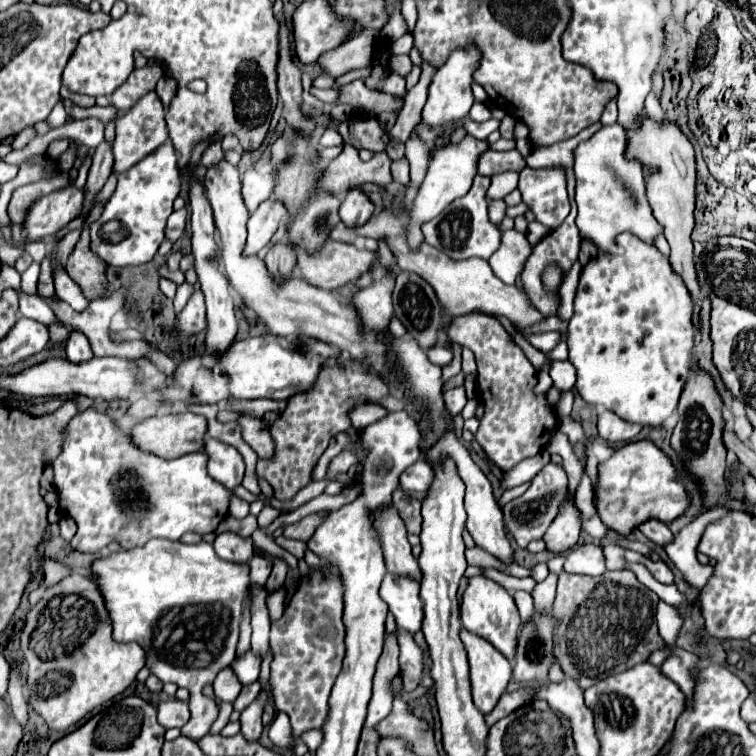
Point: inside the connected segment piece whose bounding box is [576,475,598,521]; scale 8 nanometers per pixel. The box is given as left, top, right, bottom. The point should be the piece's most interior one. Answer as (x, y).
(584, 499)

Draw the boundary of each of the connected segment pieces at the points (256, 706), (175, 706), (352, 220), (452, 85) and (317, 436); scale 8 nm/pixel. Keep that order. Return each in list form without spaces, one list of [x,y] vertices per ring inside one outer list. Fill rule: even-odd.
[[[266,693],[258,695],[258,699],[256,699],[252,705],[248,705],[248,707],[242,711],[242,715],[240,715],[242,735],[244,735],[246,741],[258,741],[260,735],[262,735],[264,725],[262,725],[262,719],[260,719],[260,717],[262,717],[262,709],[264,709],[266,699],[268,699]]]
[[[160,701],[156,703],[156,709],[158,709],[158,723],[166,729],[182,727],[190,717],[188,703],[182,701]]]
[[[352,187],[344,201],[342,201],[342,207],[340,207],[340,217],[342,221],[348,225],[348,227],[356,227],[356,225],[362,225],[364,221],[368,221],[368,217],[372,215],[372,211],[376,211],[376,207],[372,205],[372,201],[368,199],[368,195],[358,189],[358,187]]]
[[[456,49],[456,53],[452,53],[452,57],[448,57],[448,61],[436,71],[432,83],[430,83],[430,93],[428,93],[428,101],[422,109],[422,123],[428,127],[442,127],[454,121],[460,121],[464,117],[468,117],[470,107],[474,103],[474,95],[472,95],[472,69],[476,69],[480,59],[480,53],[476,53],[476,49]]]
[[[352,359],[342,361],[334,367],[324,367],[316,381],[316,389],[290,397],[286,411],[270,427],[272,439],[276,441],[276,461],[258,461],[258,477],[270,483],[276,499],[292,499],[304,485],[312,481],[312,469],[318,463],[320,455],[326,451],[332,433],[342,433],[352,427],[350,411],[362,403],[378,401],[388,395],[388,385]]]

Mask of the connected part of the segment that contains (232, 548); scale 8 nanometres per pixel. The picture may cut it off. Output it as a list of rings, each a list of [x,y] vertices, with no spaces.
[[[226,531],[216,535],[214,549],[216,549],[216,555],[224,561],[228,559],[228,561],[244,563],[252,559],[252,537],[240,537],[238,533]]]

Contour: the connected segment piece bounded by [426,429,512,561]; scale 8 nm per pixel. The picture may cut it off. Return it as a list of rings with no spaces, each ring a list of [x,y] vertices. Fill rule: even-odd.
[[[448,429],[448,433],[444,431],[442,437],[436,441],[436,445],[428,447],[426,449],[428,453],[428,459],[438,463],[442,461],[444,457],[452,459],[456,463],[456,469],[458,469],[458,475],[460,479],[464,481],[466,485],[466,497],[464,497],[464,503],[466,503],[466,513],[468,513],[468,521],[466,521],[466,529],[468,533],[472,535],[472,539],[476,541],[478,547],[482,547],[484,551],[496,555],[498,559],[502,561],[512,561],[512,549],[510,549],[510,543],[506,539],[506,531],[504,531],[504,521],[502,521],[502,511],[494,499],[494,493],[492,493],[492,485],[488,481],[488,477],[482,473],[482,469],[472,461],[468,449],[458,441],[456,433]]]

